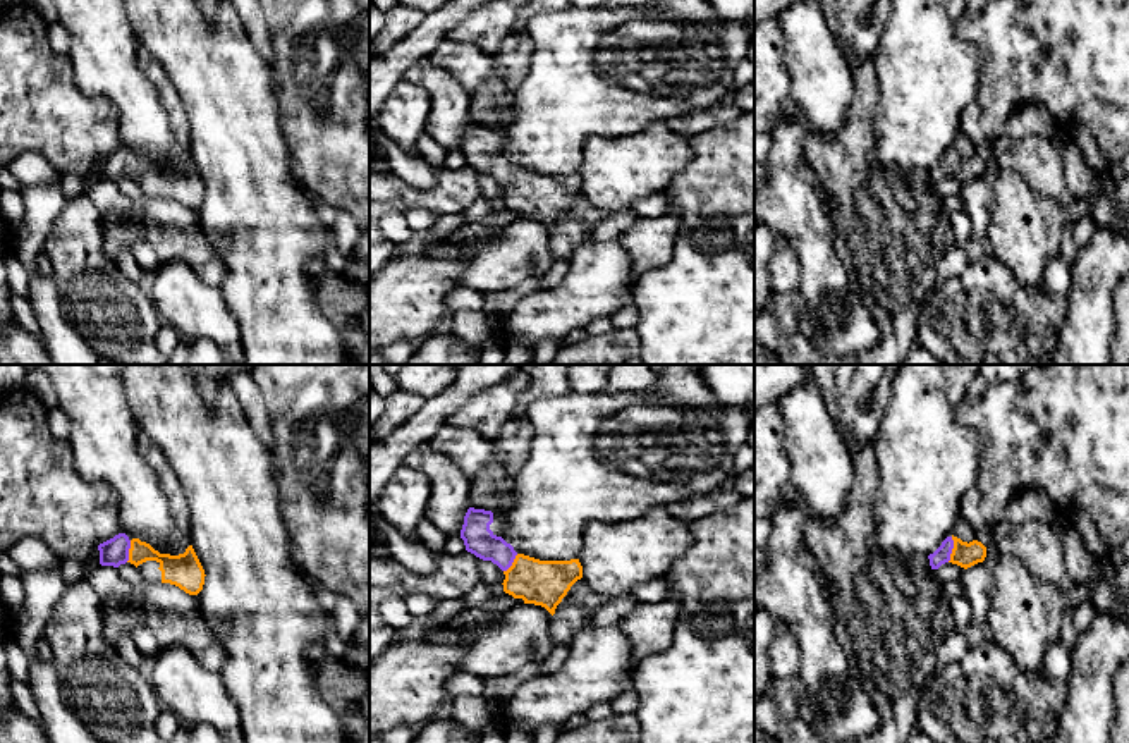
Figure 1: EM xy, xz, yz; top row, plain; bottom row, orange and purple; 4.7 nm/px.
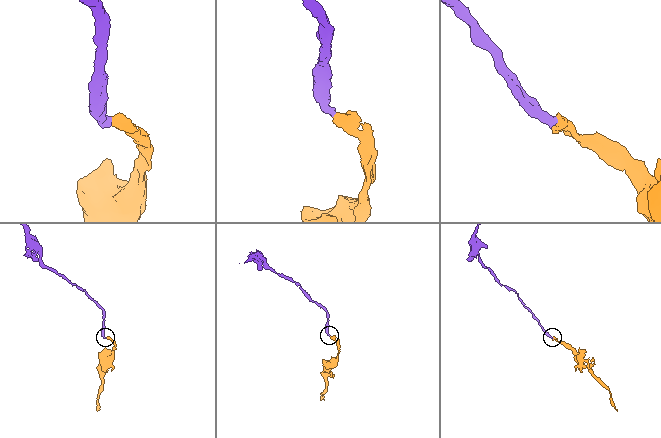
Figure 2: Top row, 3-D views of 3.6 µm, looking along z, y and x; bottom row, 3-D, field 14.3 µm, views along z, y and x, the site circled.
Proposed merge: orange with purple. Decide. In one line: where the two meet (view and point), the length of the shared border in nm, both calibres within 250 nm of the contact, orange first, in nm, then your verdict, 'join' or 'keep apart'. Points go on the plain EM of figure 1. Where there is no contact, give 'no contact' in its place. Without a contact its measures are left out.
yz (952, 164) | 120 nm | 120/80 nm | join

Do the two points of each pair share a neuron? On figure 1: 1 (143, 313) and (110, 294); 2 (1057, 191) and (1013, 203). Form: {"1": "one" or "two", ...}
{"1": "one", "2": "two"}

